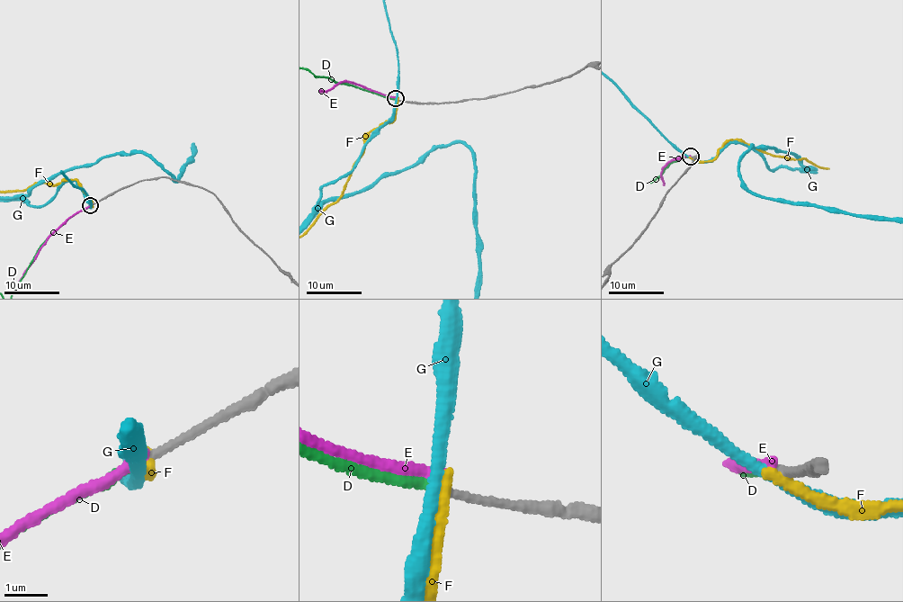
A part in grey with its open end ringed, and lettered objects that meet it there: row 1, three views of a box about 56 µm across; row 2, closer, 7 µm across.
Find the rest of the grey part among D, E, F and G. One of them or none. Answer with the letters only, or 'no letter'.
D

